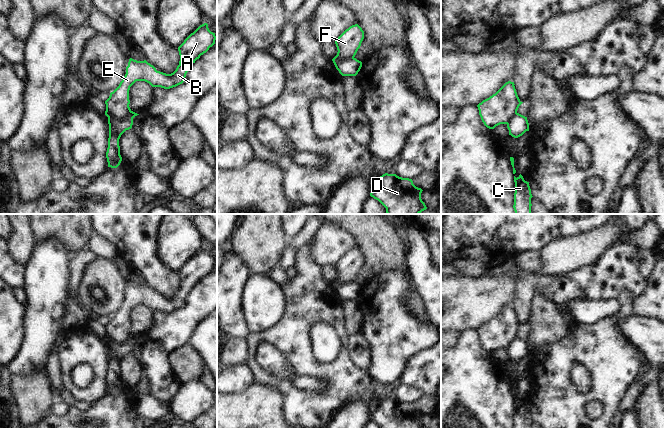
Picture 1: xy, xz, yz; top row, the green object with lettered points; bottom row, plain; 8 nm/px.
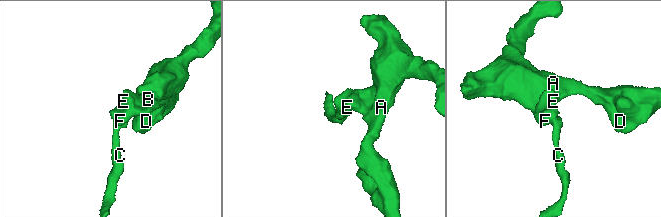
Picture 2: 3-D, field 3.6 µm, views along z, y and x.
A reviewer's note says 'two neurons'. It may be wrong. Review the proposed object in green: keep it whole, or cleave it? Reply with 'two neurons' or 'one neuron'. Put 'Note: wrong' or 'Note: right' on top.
Note: right
two neurons

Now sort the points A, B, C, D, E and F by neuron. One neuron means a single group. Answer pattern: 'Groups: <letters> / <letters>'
Groups: A B D E F / C

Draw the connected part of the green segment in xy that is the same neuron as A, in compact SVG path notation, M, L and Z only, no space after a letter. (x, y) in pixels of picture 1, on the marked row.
M208 24L200 25L178 47L180 55L179 65L171 74L157 71L146 60L137 61L130 58L125 76L119 86L110 93L109 98L105 101L105 115L115 120L128 116L131 112L129 90L136 81L145 81L152 87L164 89L170 89L182 84L192 64L215 44L215 40L215 33L209 30Z

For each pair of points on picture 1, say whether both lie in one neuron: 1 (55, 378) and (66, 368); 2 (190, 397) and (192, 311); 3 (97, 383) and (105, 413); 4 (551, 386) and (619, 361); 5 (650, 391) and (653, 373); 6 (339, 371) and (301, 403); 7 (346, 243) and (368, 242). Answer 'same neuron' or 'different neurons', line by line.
1: different neurons
2: different neurons
3: different neurons
4: same neuron
5: different neurons
6: same neuron
7: different neurons

